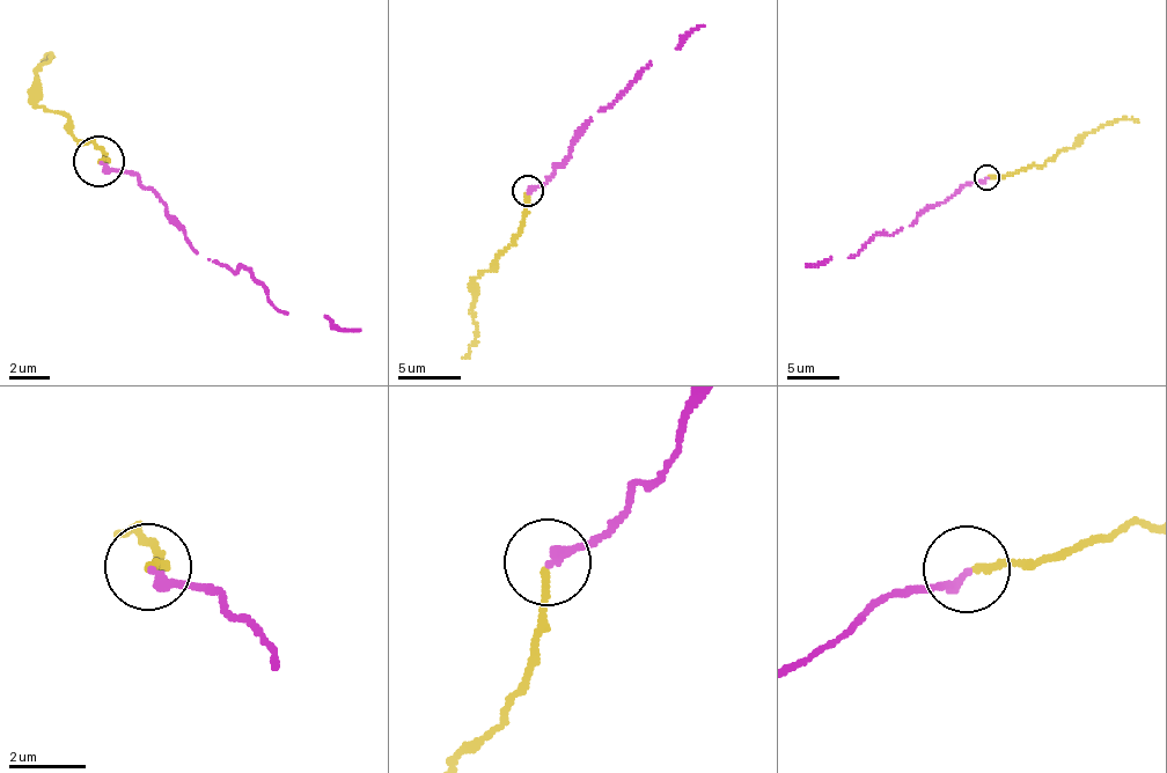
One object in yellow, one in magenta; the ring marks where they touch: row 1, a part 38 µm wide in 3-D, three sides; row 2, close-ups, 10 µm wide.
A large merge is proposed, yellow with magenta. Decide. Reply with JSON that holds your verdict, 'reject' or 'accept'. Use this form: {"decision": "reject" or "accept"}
{"decision": "accept"}

